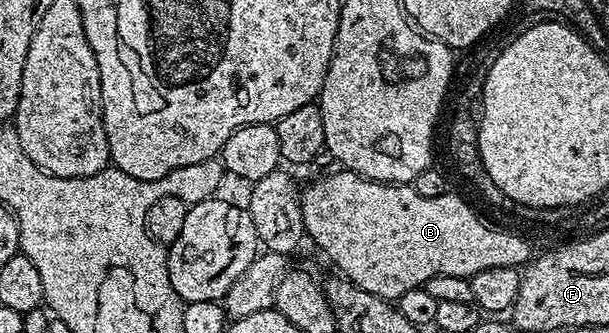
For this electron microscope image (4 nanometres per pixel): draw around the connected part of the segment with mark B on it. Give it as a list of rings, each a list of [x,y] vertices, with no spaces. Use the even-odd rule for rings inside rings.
[[[341,168],[338,171],[338,174],[329,174],[326,178],[311,183],[306,190],[304,187],[303,193],[300,195],[303,224],[308,241],[313,241],[341,269],[338,271],[350,282],[363,288],[363,292],[371,292],[380,298],[395,300],[399,296],[403,296],[403,292],[411,292],[411,288],[424,286],[427,280],[431,280],[435,276],[459,276],[470,279],[487,268],[511,268],[512,266],[521,268],[530,261],[529,246],[519,235],[512,234],[509,230],[500,230],[497,226],[488,226],[459,195],[453,194],[454,192],[446,192],[443,196],[435,196],[435,200],[427,200],[427,196],[419,196],[419,192],[415,192],[412,185],[409,184],[372,182],[369,178],[364,178],[362,174],[354,174],[352,170]]]

